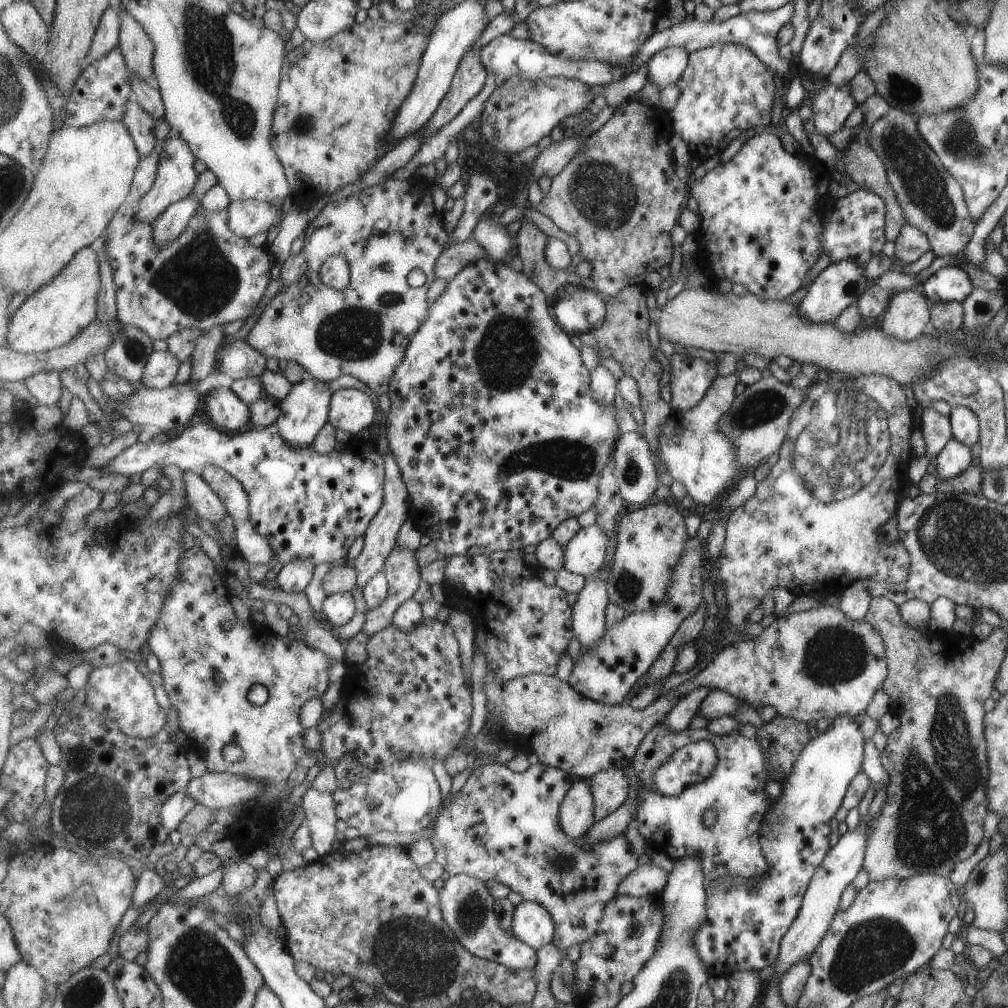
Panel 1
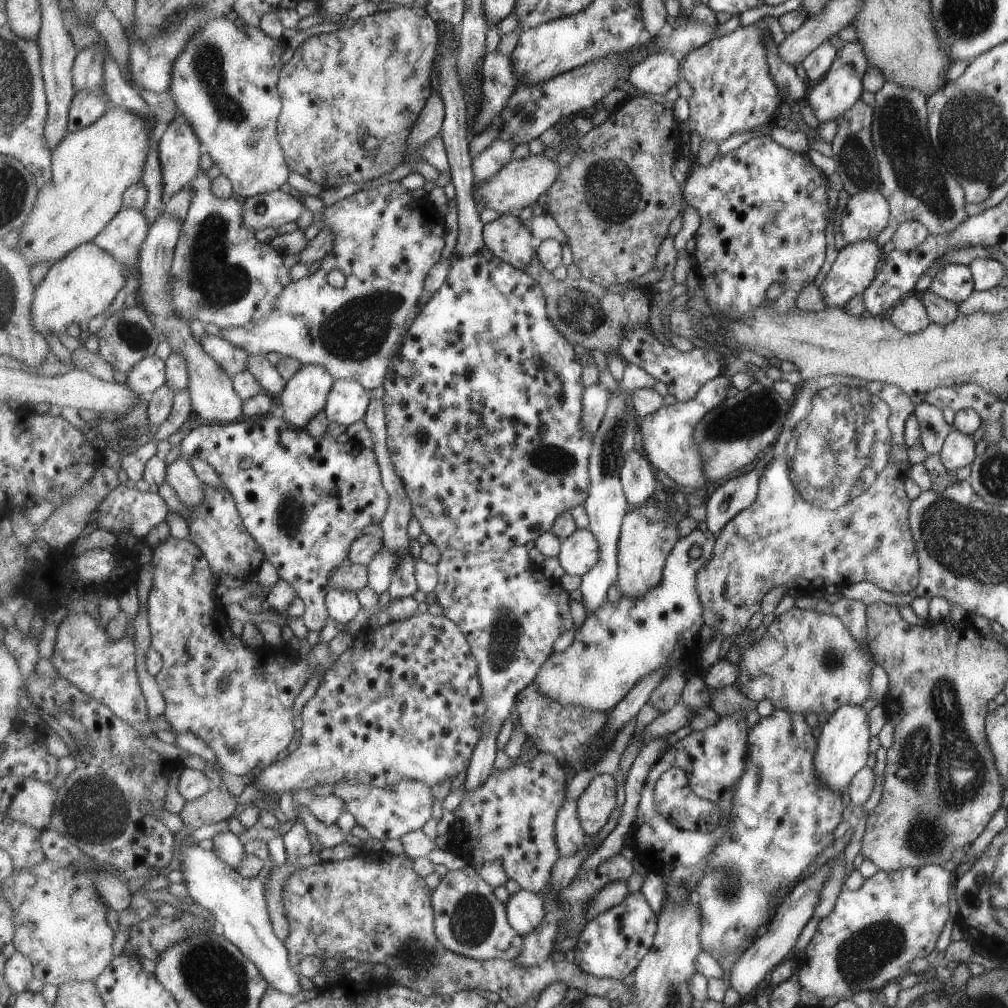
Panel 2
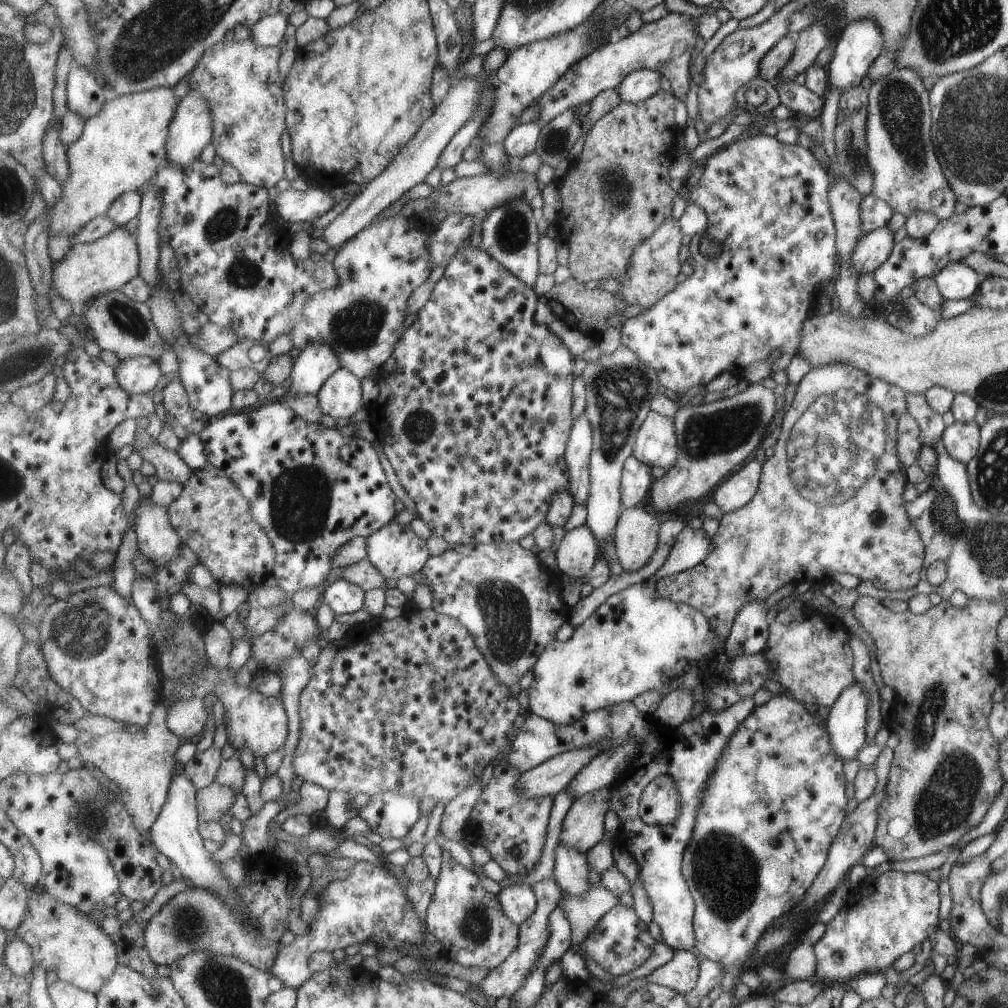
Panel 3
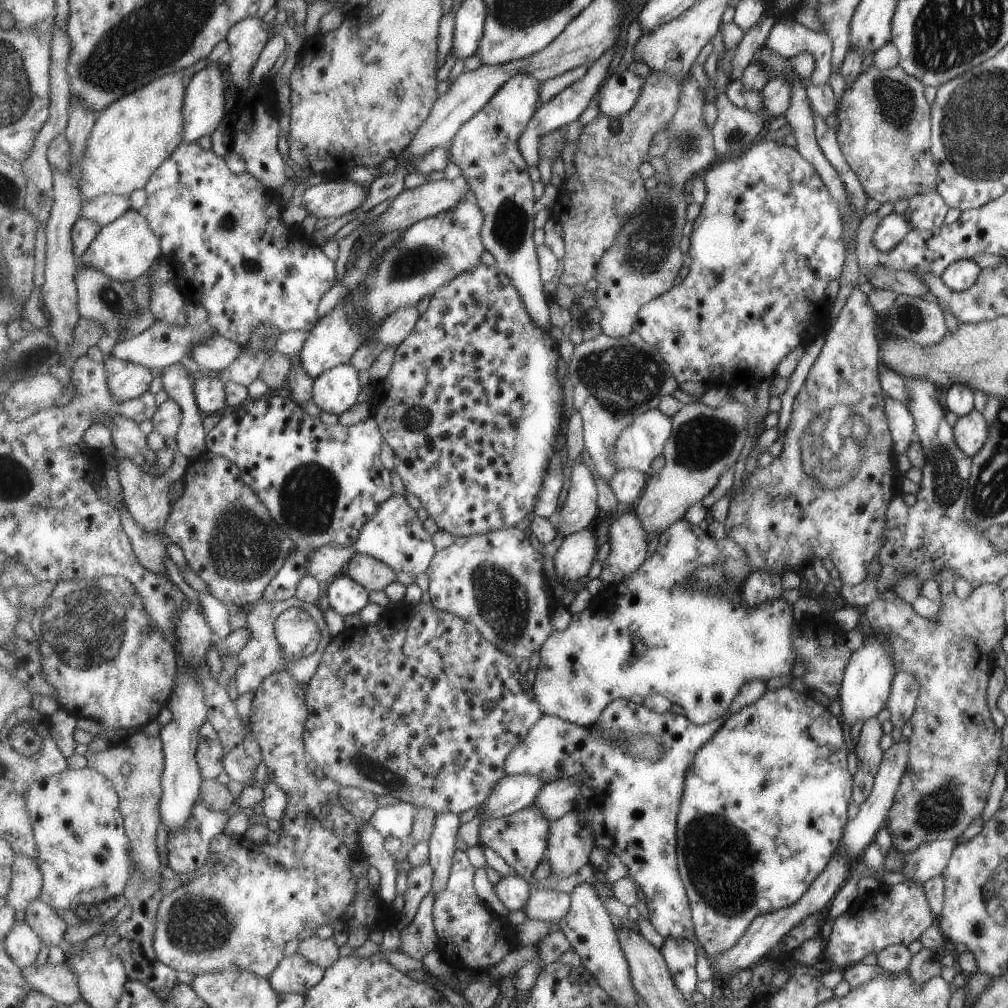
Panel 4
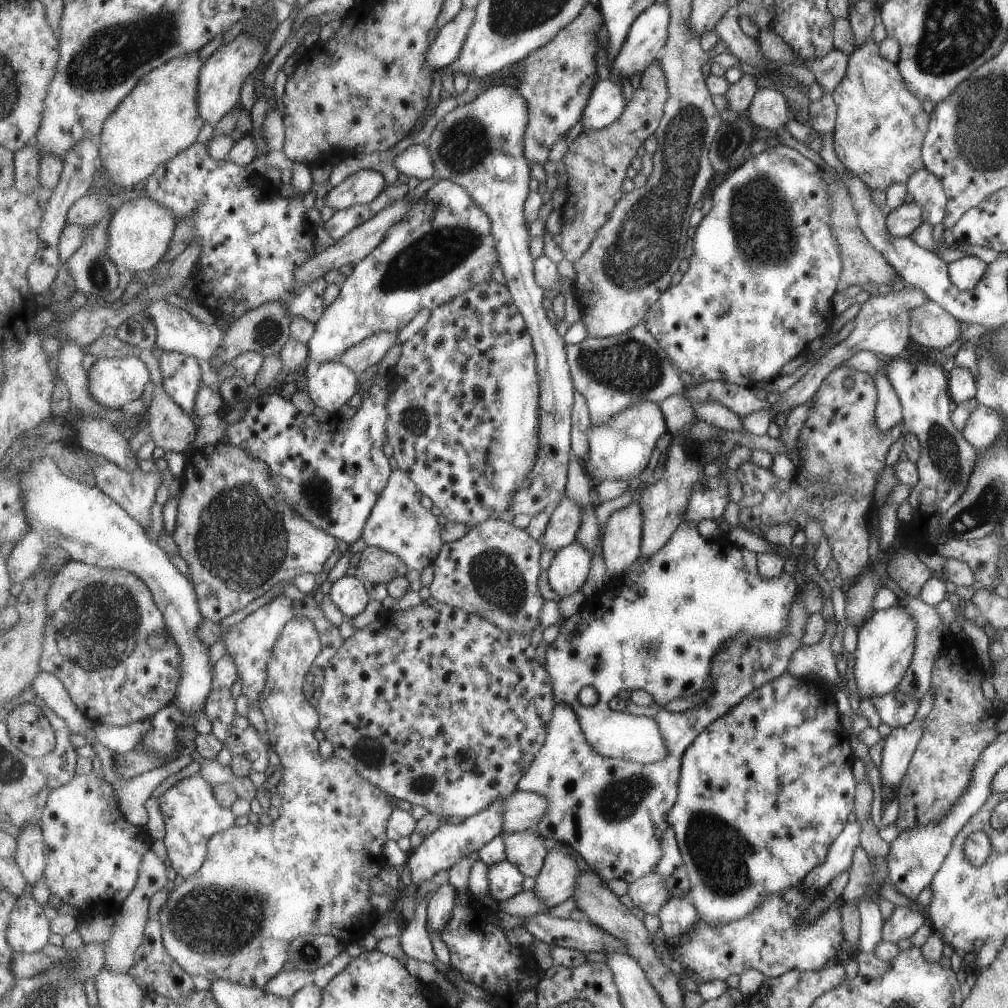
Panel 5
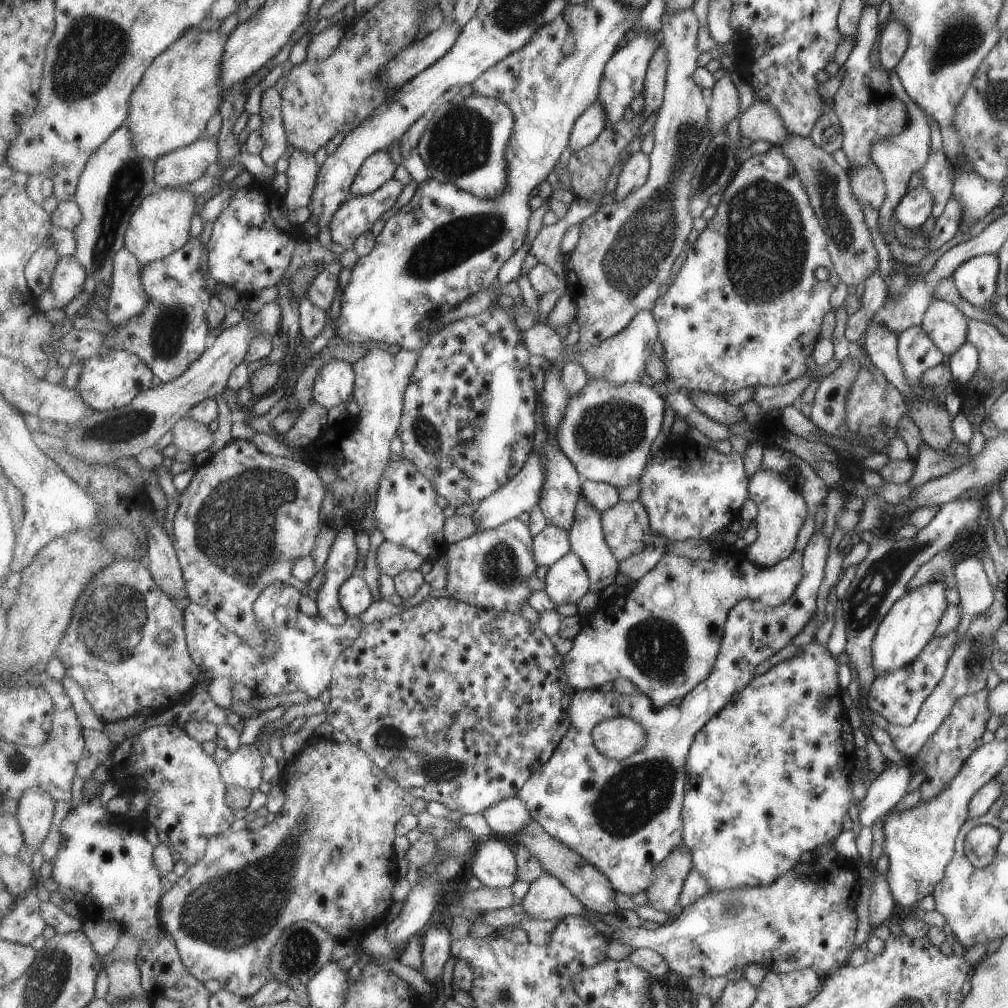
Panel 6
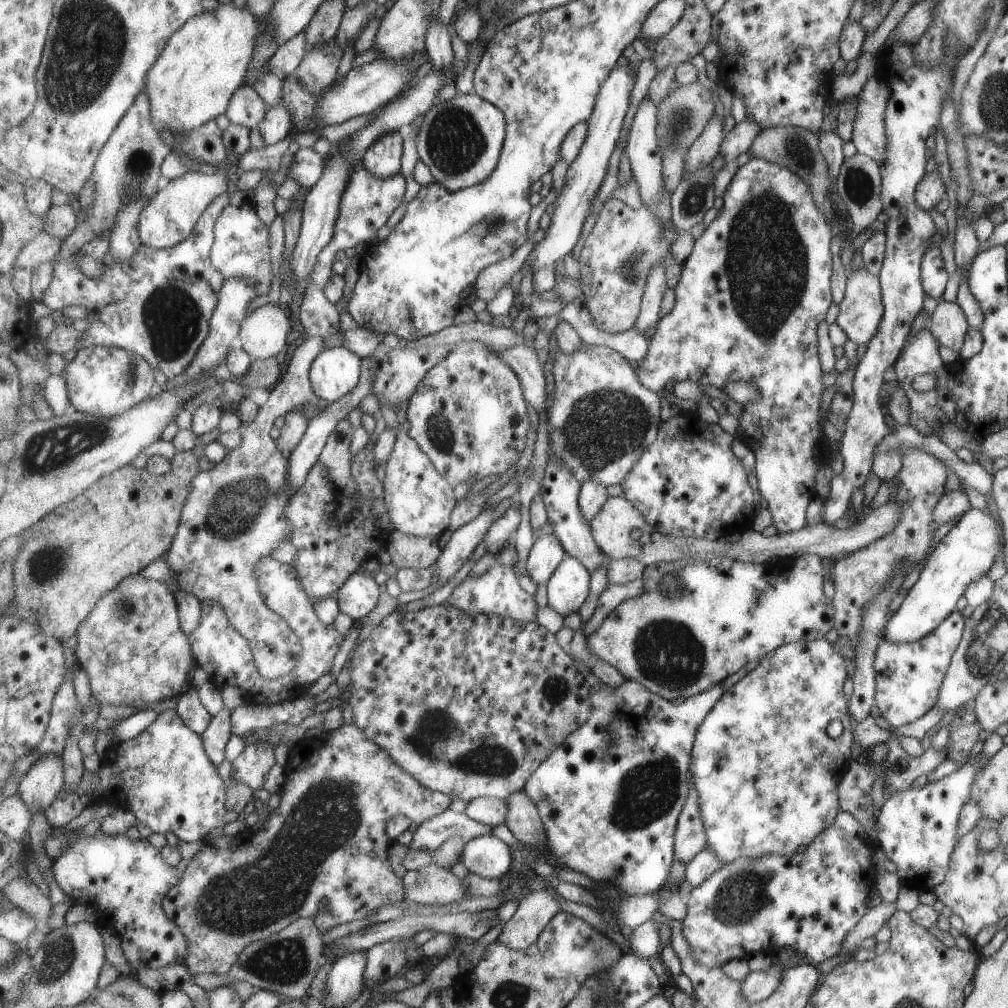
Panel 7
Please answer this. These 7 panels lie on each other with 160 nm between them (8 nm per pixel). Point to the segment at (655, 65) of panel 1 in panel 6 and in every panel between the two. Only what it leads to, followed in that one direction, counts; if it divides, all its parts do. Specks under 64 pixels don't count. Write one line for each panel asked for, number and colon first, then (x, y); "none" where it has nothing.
2: (659, 72)
3: (640, 85)
4: (618, 95)
5: (607, 103)
6: (588, 128)

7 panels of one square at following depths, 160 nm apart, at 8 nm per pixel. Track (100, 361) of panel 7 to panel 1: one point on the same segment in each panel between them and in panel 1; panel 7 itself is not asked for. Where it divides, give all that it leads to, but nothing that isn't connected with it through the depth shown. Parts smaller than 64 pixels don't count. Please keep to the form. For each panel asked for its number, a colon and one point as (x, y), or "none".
1: (162, 367)
2: (150, 374)
3: (140, 374)
4: (127, 380)
5: (113, 382)
6: (112, 379)

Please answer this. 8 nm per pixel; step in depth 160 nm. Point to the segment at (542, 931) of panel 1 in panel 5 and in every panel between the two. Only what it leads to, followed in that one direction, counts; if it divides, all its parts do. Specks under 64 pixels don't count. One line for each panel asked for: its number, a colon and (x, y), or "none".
2: (526, 910)
3: (520, 902)
4: (514, 891)
5: (505, 879)

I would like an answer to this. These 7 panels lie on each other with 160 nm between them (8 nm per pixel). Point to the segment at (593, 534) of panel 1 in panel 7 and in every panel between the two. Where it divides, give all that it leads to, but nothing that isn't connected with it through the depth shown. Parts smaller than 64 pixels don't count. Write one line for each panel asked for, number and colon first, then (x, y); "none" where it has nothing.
2: (580, 552)
3: (578, 552)
4: (575, 557)
5: (571, 567)
6: (567, 581)
7: (570, 586)

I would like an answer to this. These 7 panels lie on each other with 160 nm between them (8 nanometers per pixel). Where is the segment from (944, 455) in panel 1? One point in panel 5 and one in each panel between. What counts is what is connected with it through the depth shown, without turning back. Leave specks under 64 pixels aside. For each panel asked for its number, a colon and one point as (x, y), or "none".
2: (958, 449)
3: (960, 440)
4: (970, 430)
5: (983, 425)

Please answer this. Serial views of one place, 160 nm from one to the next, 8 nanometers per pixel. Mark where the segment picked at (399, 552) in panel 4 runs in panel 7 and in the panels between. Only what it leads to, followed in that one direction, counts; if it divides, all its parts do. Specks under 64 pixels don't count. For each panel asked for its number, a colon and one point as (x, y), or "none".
5: (399, 523)
6: (406, 512)
7: (419, 500)

